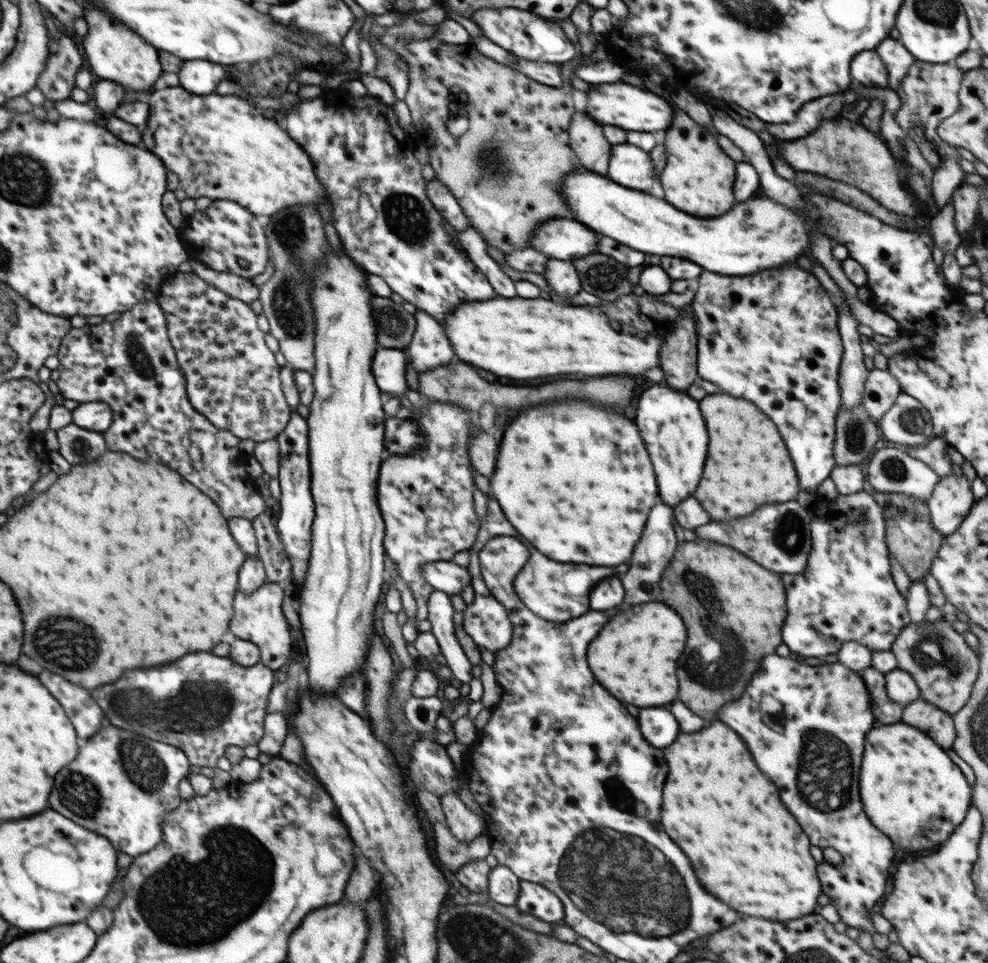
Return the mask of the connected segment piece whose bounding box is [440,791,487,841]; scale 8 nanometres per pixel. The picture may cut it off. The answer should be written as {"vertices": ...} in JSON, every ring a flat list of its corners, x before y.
{"vertices":[[450,791,440,797,448,828,458,841,472,841,487,832,484,819,472,812,458,797,458,793]]}

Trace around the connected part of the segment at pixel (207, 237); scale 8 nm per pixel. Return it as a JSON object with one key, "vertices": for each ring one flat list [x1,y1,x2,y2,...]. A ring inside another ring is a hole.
{"vertices":[[214,200,205,210,194,210,179,229,191,261,201,262,216,272,242,276,249,281,265,272,269,261,265,229,256,220,256,215,248,212,240,203],[238,258,248,261,248,267,239,266]]}

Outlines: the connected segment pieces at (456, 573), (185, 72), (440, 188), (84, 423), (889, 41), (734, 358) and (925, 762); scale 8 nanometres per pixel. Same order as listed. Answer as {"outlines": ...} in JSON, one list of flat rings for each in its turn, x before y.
{"outlines":[[[453,560,424,564,422,577,424,577,424,582,430,583,436,591,449,595,460,595,466,586,472,584,472,575,467,567,459,566]],[[190,60,180,68,180,86,192,94,212,94,216,86,226,78,224,68,220,64,212,64,206,60]],[[432,179,426,182,426,192,432,204,438,209,438,212,446,219,458,232,472,227,462,206,456,200,456,197,442,184,438,179]],[[80,403,72,411,72,423,86,430,103,433,114,424,114,412,106,403]],[[890,36,882,40,875,51,888,70,888,87,894,91,898,90,904,76,908,74,908,69,917,59,906,50,904,44]],[[797,264,764,270,748,277,703,272,700,287,691,302,697,335,698,374,718,384,724,392,754,402,778,426,794,460,800,490,817,493,834,466,835,422,840,397,840,363,844,346,839,334,836,306,811,272]],[[892,724,872,728,866,736,860,796,868,818,896,848,928,850,944,842,972,805,970,784,946,752,918,728]]]}

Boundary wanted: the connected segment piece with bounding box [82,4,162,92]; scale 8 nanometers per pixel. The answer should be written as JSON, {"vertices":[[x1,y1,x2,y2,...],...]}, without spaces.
{"vertices":[[86,4,86,10,83,12,88,24,88,32,82,41,92,72,101,79,116,80,128,92,152,88,154,82,158,80,158,76,162,74,162,68,160,68,162,60,158,60,156,48,152,44,144,42,140,36,136,36,124,24,102,14,100,10,90,8,90,4]]}

